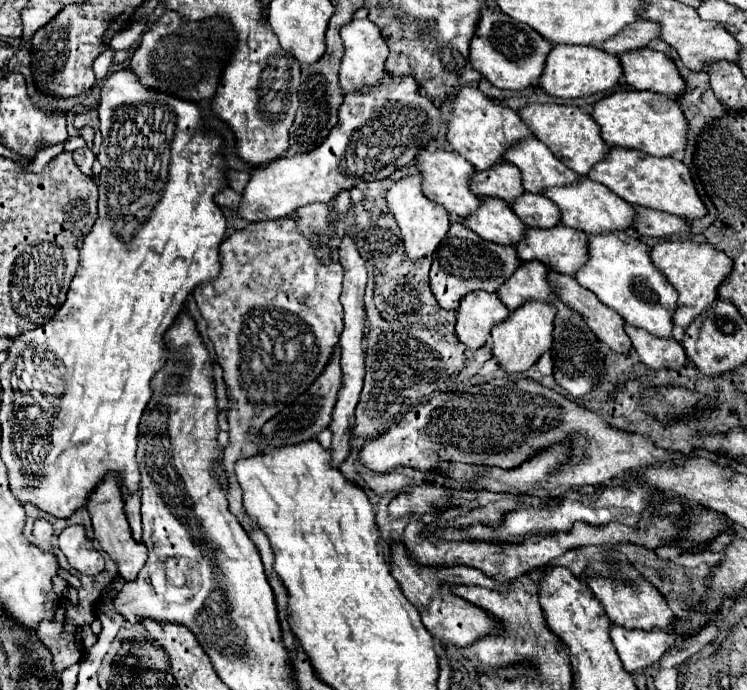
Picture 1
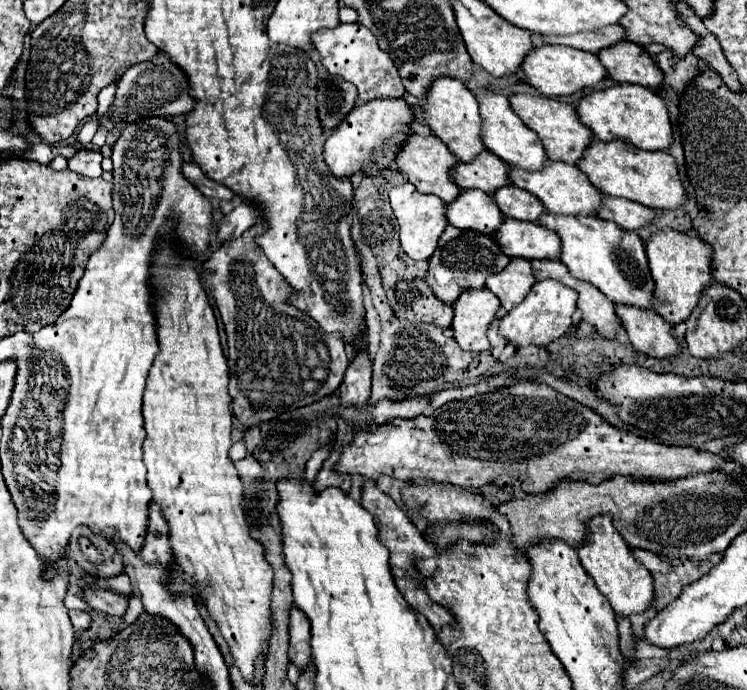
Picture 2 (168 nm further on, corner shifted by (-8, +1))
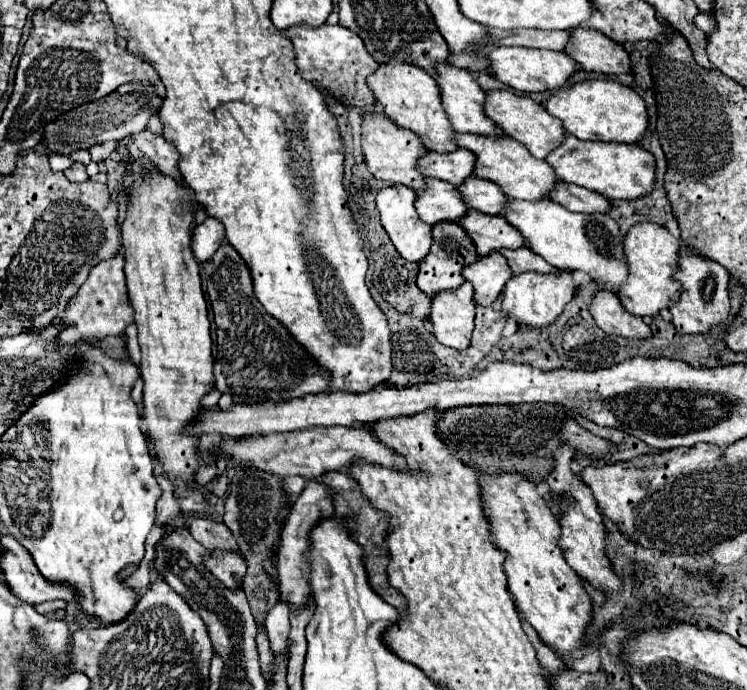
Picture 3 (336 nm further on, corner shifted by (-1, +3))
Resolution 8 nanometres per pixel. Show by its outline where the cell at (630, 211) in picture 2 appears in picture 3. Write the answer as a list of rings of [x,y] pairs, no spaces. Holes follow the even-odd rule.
[[[565,181],[557,185],[557,193],[553,193],[553,201],[577,213],[609,213],[609,209],[613,209],[611,201],[605,199],[603,195]]]

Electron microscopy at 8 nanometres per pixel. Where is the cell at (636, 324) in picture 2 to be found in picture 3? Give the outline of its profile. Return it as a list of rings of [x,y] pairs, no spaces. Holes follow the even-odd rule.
[[[599,289],[591,303],[591,315],[605,333],[621,335],[625,339],[649,339],[651,327],[639,315],[631,315],[619,297],[611,291]]]

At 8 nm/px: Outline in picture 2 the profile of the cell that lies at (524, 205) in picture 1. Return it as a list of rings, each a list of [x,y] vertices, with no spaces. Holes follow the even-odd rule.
[[[504,185],[500,191],[494,191],[492,199],[506,217],[520,221],[536,221],[544,211],[544,205],[538,199],[532,199],[528,191],[522,191],[514,185]]]

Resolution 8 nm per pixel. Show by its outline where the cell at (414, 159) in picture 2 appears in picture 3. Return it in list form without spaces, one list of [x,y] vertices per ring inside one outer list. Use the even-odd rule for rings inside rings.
[[[369,113],[363,115],[361,127],[363,127],[361,145],[363,145],[367,169],[381,181],[401,183],[401,185],[407,185],[415,191],[423,191],[425,189],[425,177],[419,173],[417,161],[421,159],[421,155],[427,153],[427,149],[425,149],[423,141],[417,137],[417,133],[413,133],[411,129],[397,127],[393,121],[389,121],[383,115],[369,115]]]

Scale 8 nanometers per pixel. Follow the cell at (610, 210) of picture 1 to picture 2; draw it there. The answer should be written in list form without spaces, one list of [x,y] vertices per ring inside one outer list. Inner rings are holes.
[[[546,161],[540,171],[524,171],[516,165],[510,167],[510,183],[532,193],[540,199],[540,203],[558,215],[596,215],[596,209],[602,203],[602,193],[584,177],[582,171],[576,169],[576,165],[560,163],[560,161]]]

